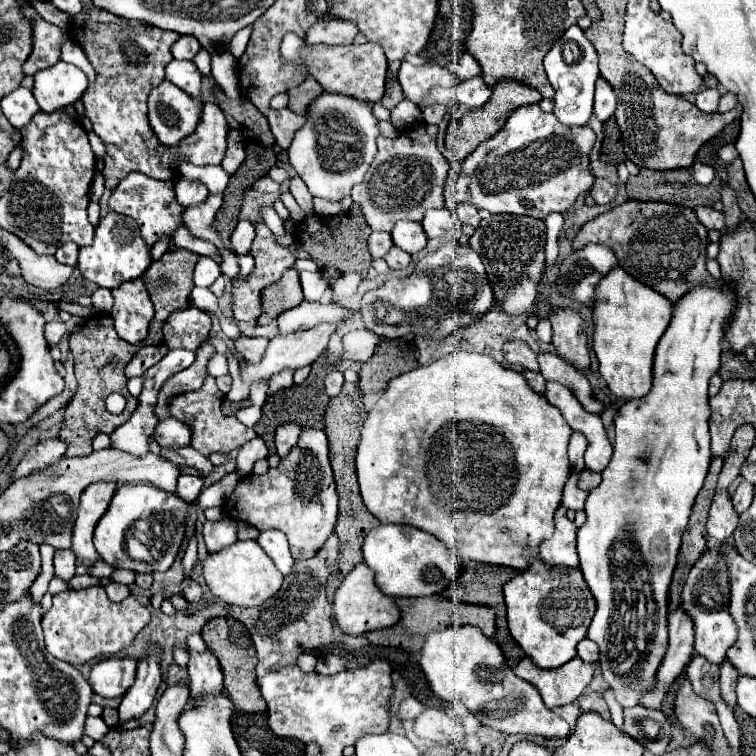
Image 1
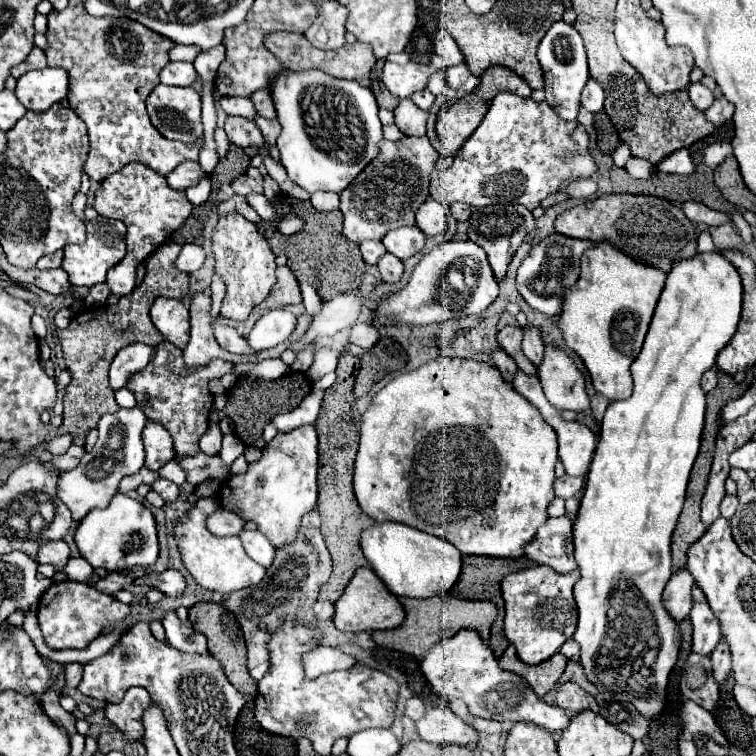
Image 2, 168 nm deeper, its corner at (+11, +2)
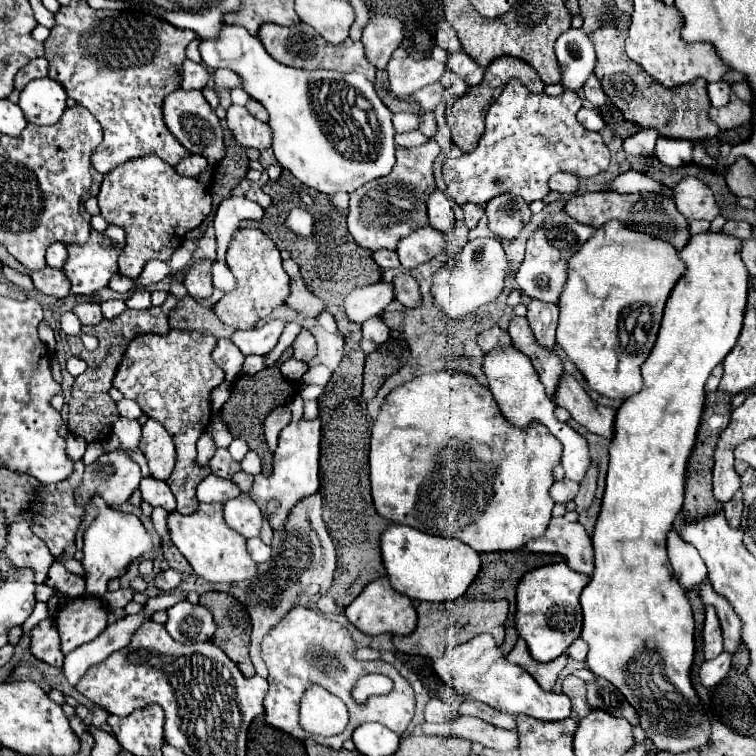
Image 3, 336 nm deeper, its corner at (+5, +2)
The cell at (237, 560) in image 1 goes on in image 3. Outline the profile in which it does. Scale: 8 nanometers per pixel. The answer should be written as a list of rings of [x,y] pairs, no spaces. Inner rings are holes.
[[[222,502],[200,504],[200,508],[188,516],[180,512],[170,512],[166,518],[170,538],[180,554],[190,562],[194,572],[208,582],[240,582],[252,578],[258,564],[246,552],[246,538],[226,526],[223,512]]]

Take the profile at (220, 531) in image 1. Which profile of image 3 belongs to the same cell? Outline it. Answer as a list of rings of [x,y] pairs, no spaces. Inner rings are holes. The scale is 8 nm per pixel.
[[[240,494],[226,502],[224,518],[230,528],[240,532],[244,538],[254,538],[262,530],[262,512],[248,494]]]

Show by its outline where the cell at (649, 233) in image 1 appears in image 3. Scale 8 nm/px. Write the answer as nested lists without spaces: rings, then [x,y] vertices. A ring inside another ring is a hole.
[[[592,192],[592,194],[578,194],[572,196],[566,202],[566,212],[576,218],[580,224],[588,224],[594,228],[604,226],[608,220],[618,218],[628,228],[638,232],[650,232],[652,236],[658,236],[662,240],[668,240],[676,246],[676,250],[682,250],[686,240],[690,238],[688,222],[686,218],[676,210],[676,204],[670,196],[662,196],[656,192],[636,192],[636,194],[618,194],[618,192]]]

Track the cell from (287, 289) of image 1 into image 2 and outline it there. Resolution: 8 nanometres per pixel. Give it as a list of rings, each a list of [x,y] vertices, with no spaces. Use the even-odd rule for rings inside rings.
[[[280,266],[276,270],[276,286],[268,294],[268,298],[256,306],[256,310],[266,312],[272,308],[282,308],[288,304],[298,304],[298,302],[302,302],[298,280],[294,278],[294,274],[288,266]]]

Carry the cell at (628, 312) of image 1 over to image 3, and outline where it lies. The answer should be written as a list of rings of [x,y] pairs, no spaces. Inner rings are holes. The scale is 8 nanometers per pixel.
[[[610,220],[602,228],[598,228],[594,236],[574,254],[574,258],[568,260],[568,280],[558,300],[560,318],[558,318],[558,330],[556,330],[556,344],[566,352],[568,360],[582,372],[582,376],[586,378],[592,390],[612,400],[614,398],[626,400],[632,394],[640,392],[642,388],[640,366],[646,362],[646,358],[654,348],[660,322],[662,322],[664,304],[672,288],[676,286],[676,282],[684,276],[684,272],[686,272],[686,264],[682,262],[680,254],[672,244],[666,244],[666,240],[656,240],[656,236],[650,236],[644,232],[634,232],[626,228],[620,220]],[[624,308],[634,312],[638,308],[636,326],[632,330],[626,330],[630,336],[628,346],[622,346],[620,330],[618,330],[618,318]]]

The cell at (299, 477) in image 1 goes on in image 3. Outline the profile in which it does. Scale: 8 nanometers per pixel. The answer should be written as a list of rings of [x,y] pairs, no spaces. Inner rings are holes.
[[[300,418],[298,422],[290,422],[290,424],[280,432],[280,438],[278,438],[278,450],[276,450],[276,454],[274,454],[274,472],[272,472],[272,476],[268,476],[268,478],[262,476],[262,474],[254,476],[254,486],[252,486],[252,490],[248,492],[248,496],[260,506],[260,510],[266,512],[266,504],[268,504],[270,500],[278,500],[278,502],[280,502],[278,512],[270,518],[270,526],[272,526],[274,530],[284,528],[284,524],[286,524],[286,516],[288,516],[290,508],[292,508],[298,500],[302,500],[302,498],[306,498],[306,496],[318,492],[318,488],[320,488],[320,476],[318,476],[320,436],[322,436],[322,434],[320,434],[320,418],[316,418],[316,420]]]

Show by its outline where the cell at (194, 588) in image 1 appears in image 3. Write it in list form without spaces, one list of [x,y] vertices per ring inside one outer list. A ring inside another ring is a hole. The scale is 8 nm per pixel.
[[[170,568],[170,570],[166,570],[166,572],[158,572],[156,578],[154,578],[154,584],[156,584],[156,588],[162,590],[162,592],[172,592],[172,590],[176,590],[176,586],[180,584],[180,580],[182,580],[182,574]]]

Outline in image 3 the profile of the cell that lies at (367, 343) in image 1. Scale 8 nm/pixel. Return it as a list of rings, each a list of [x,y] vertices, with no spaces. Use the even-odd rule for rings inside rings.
[[[374,316],[374,318],[366,320],[362,324],[362,332],[364,332],[364,338],[372,340],[374,344],[382,344],[390,336],[390,328],[384,324],[384,320],[380,316]]]

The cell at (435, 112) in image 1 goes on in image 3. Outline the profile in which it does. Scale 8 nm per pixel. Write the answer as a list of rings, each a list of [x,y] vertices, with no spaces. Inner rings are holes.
[[[434,82],[434,84],[426,86],[426,88],[420,88],[420,90],[414,94],[414,100],[422,106],[422,110],[434,112],[436,106],[440,104],[440,100],[442,100],[442,92],[444,92],[442,84],[440,84],[440,82]]]

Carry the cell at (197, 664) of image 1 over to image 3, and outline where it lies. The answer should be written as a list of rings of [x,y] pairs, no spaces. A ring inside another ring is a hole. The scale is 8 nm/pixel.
[[[188,600],[168,608],[168,622],[166,622],[168,634],[182,642],[206,642],[212,638],[216,624],[212,618],[212,612],[202,604],[190,604]]]

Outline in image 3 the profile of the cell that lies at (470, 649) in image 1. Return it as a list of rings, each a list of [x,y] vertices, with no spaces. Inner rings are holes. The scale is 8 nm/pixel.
[[[474,636],[470,642],[448,650],[434,664],[436,672],[458,692],[496,710],[510,714],[526,714],[538,720],[562,720],[572,714],[570,698],[556,692],[546,692],[540,684],[518,664],[510,664],[492,636]]]

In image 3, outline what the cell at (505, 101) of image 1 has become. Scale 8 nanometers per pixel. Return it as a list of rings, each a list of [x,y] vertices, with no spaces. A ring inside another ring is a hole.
[[[500,56],[500,58],[496,58],[496,60],[486,68],[484,80],[482,80],[478,86],[470,88],[468,94],[460,96],[460,98],[448,108],[448,122],[450,122],[450,130],[452,130],[452,140],[454,140],[464,152],[476,150],[478,140],[480,140],[480,136],[482,136],[482,132],[484,132],[484,116],[486,116],[488,108],[492,106],[492,102],[500,96],[502,88],[506,86],[506,82],[508,82],[510,78],[518,78],[518,80],[520,80],[528,90],[532,90],[532,92],[542,92],[542,90],[544,90],[544,82],[540,80],[538,72],[536,72],[530,64],[526,64],[524,60],[520,60],[520,58],[516,58],[516,56],[512,56],[512,58],[510,58],[510,56]]]

